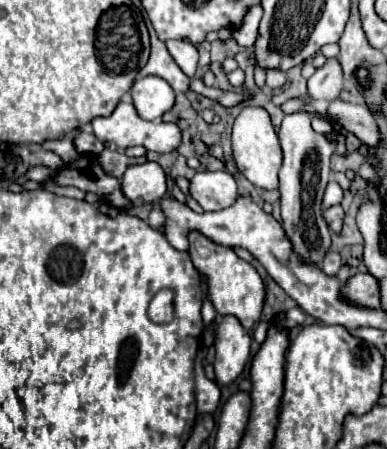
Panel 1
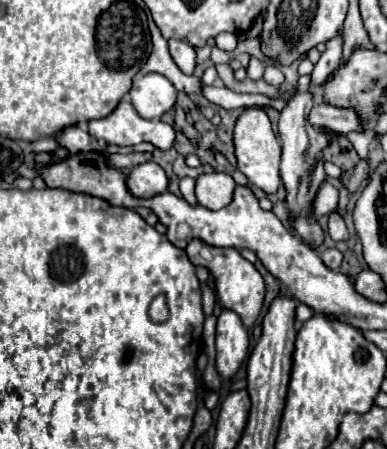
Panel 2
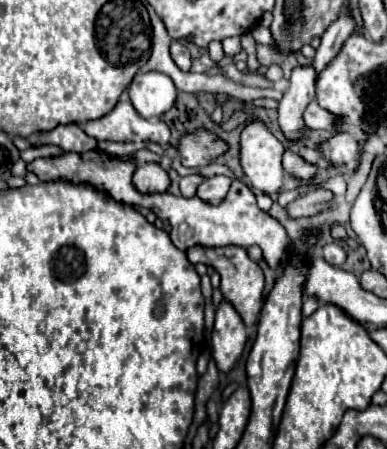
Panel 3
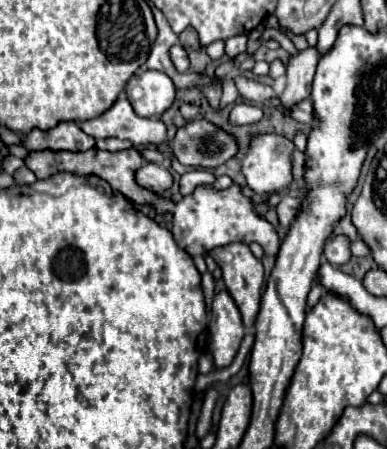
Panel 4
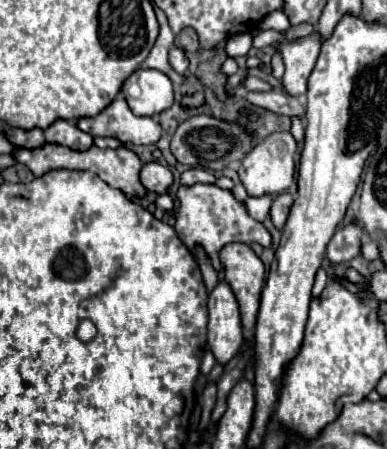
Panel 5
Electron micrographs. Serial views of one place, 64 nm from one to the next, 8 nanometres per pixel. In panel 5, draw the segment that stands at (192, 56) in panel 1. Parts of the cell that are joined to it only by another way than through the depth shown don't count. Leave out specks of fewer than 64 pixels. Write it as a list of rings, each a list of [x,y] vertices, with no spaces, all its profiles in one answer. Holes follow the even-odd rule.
[[[172,48],[170,50],[170,64],[182,76],[188,72],[188,58],[186,58],[186,54],[180,48]]]

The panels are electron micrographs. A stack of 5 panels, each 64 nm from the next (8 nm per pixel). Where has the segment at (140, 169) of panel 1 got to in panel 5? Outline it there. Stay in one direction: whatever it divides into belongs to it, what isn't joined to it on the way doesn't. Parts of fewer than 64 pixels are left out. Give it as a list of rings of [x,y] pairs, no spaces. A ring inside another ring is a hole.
[[[150,162],[140,170],[140,182],[154,194],[164,194],[172,184],[172,172],[160,162]]]

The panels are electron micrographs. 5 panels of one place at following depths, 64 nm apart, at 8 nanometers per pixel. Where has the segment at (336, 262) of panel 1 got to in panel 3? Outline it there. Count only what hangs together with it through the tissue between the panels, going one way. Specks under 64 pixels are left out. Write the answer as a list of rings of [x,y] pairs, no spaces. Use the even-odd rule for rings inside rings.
[[[336,242],[334,244],[326,244],[322,248],[322,256],[332,266],[342,266],[346,262],[346,250],[340,244],[336,244]]]

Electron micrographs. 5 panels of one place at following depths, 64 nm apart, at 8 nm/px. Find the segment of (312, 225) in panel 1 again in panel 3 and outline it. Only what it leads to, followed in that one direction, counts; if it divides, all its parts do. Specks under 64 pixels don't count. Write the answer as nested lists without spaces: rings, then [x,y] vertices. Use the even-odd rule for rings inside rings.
[[[312,62],[308,66],[296,66],[290,74],[290,86],[278,102],[278,122],[288,140],[298,140],[302,136],[302,112],[308,102],[316,98],[316,70]],[[288,148],[286,154],[284,154],[284,168],[286,168],[288,174],[298,176],[298,178],[302,178],[302,180],[312,178],[312,176],[316,174],[316,168],[310,166],[310,164],[308,164],[298,152],[294,152],[292,148]]]

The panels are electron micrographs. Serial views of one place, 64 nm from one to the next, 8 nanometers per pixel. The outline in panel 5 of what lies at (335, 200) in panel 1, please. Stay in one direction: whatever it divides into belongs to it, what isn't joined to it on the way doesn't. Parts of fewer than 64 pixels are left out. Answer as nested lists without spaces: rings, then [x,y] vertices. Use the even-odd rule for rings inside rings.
[[[282,192],[282,194],[278,194],[278,196],[274,198],[272,208],[270,208],[270,220],[272,220],[272,224],[276,226],[276,230],[282,230],[286,218],[288,218],[288,210],[290,210],[290,206],[292,206],[292,200],[294,200],[294,198],[292,198],[288,192]]]

